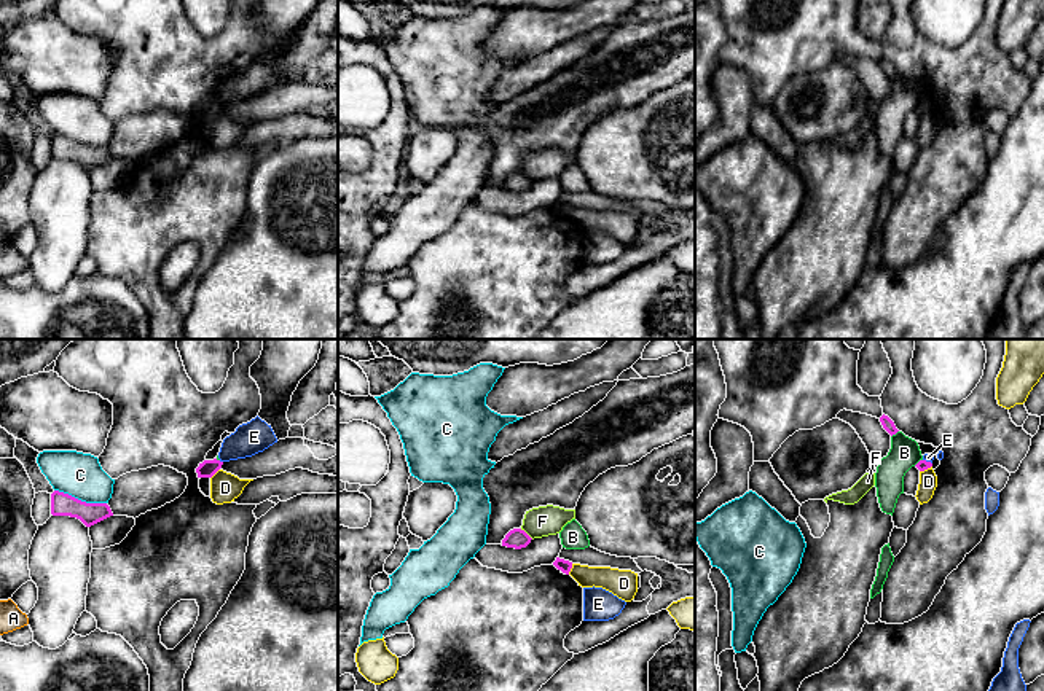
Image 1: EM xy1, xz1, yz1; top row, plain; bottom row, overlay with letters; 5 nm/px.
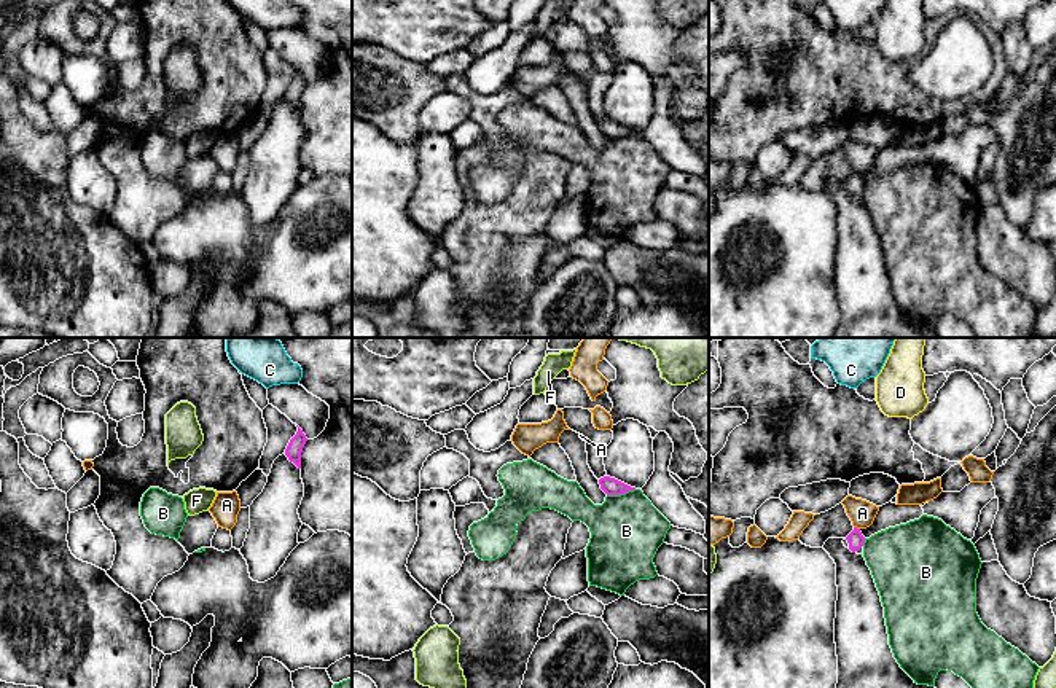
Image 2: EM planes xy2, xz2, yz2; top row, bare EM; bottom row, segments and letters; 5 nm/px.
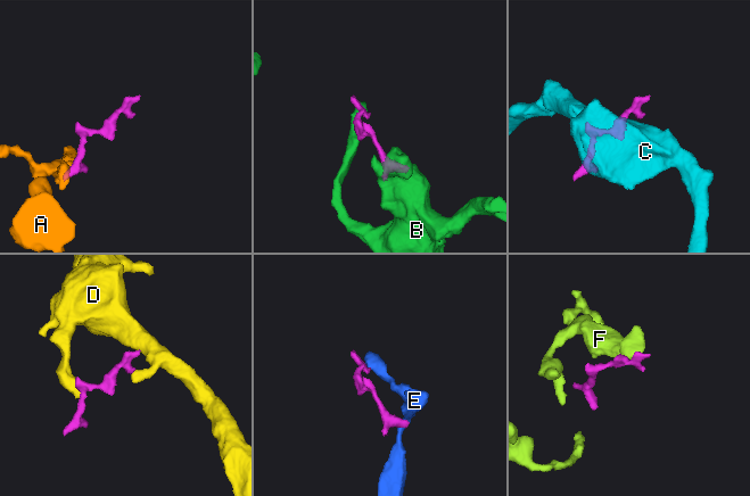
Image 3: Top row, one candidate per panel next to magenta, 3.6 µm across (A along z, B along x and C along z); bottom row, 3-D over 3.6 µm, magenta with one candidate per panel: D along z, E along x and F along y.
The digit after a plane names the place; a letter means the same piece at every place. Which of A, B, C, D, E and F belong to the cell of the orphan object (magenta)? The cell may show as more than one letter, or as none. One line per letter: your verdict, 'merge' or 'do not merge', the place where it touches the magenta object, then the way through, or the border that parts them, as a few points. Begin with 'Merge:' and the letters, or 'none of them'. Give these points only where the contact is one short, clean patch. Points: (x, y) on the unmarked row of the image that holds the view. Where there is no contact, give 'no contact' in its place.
Merge: none of them
A: do not merge; meets magenta in yz2 at (856, 171); border along yz2 (854, 169), (859, 172)
B: do not merge; meets magenta in xz2 at (620, 137)
C: do not merge; meets magenta in xy1 at (80, 144)
D: do not merge; meets magenta in xz1 at (571, 210); border along xz1 (573, 207), (568, 217)
E: do not merge; meets magenta in xy1 at (219, 104); border along xy1 (219, 104), (222, 105)
F: do not merge; meets magenta in xz1 at (525, 175); border along xz1 (520, 172), (533, 182)

